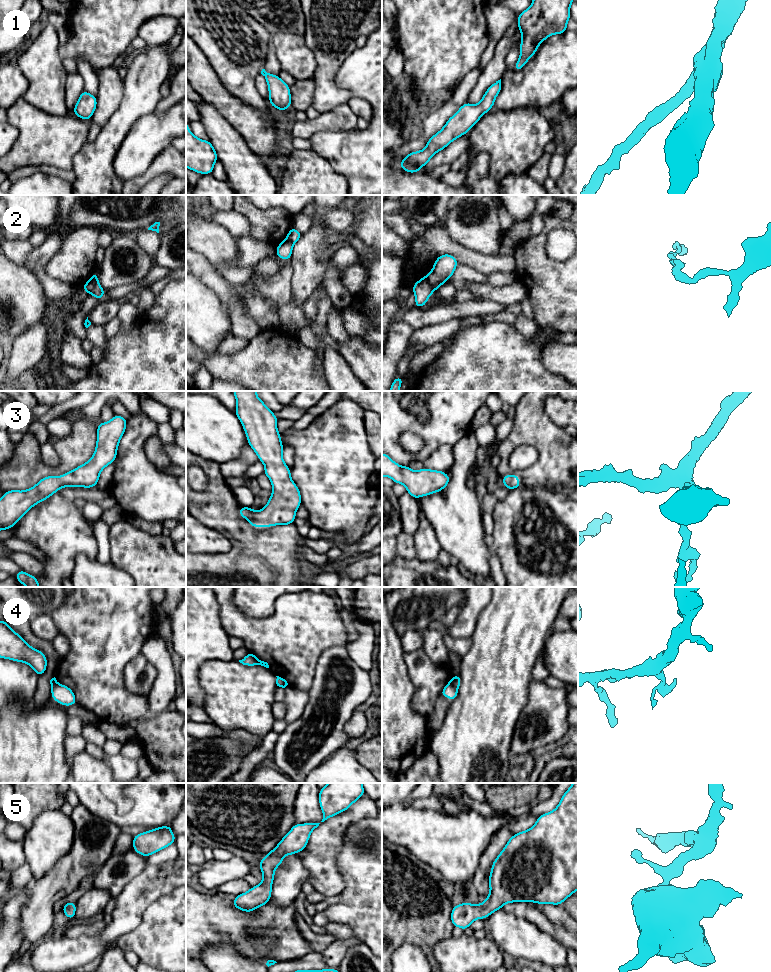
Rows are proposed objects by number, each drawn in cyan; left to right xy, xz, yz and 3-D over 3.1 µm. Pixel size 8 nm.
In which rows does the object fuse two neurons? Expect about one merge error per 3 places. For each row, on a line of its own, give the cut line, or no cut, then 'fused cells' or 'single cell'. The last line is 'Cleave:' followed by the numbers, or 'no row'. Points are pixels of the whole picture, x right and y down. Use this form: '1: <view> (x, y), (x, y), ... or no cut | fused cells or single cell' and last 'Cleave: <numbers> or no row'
1: no cut | single cell
2: yz (426, 276), (433, 290) | fused cells
3: no cut | single cell
4: xz (249, 652), (258, 664) | fused cells
5: no cut | single cell
Cleave: 2, 4

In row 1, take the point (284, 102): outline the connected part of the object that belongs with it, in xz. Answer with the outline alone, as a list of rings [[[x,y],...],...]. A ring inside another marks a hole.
[[[262,69],[261,74],[265,77],[269,90],[269,102],[272,107],[280,111],[288,109],[291,103],[290,87],[279,77],[267,73]]]

